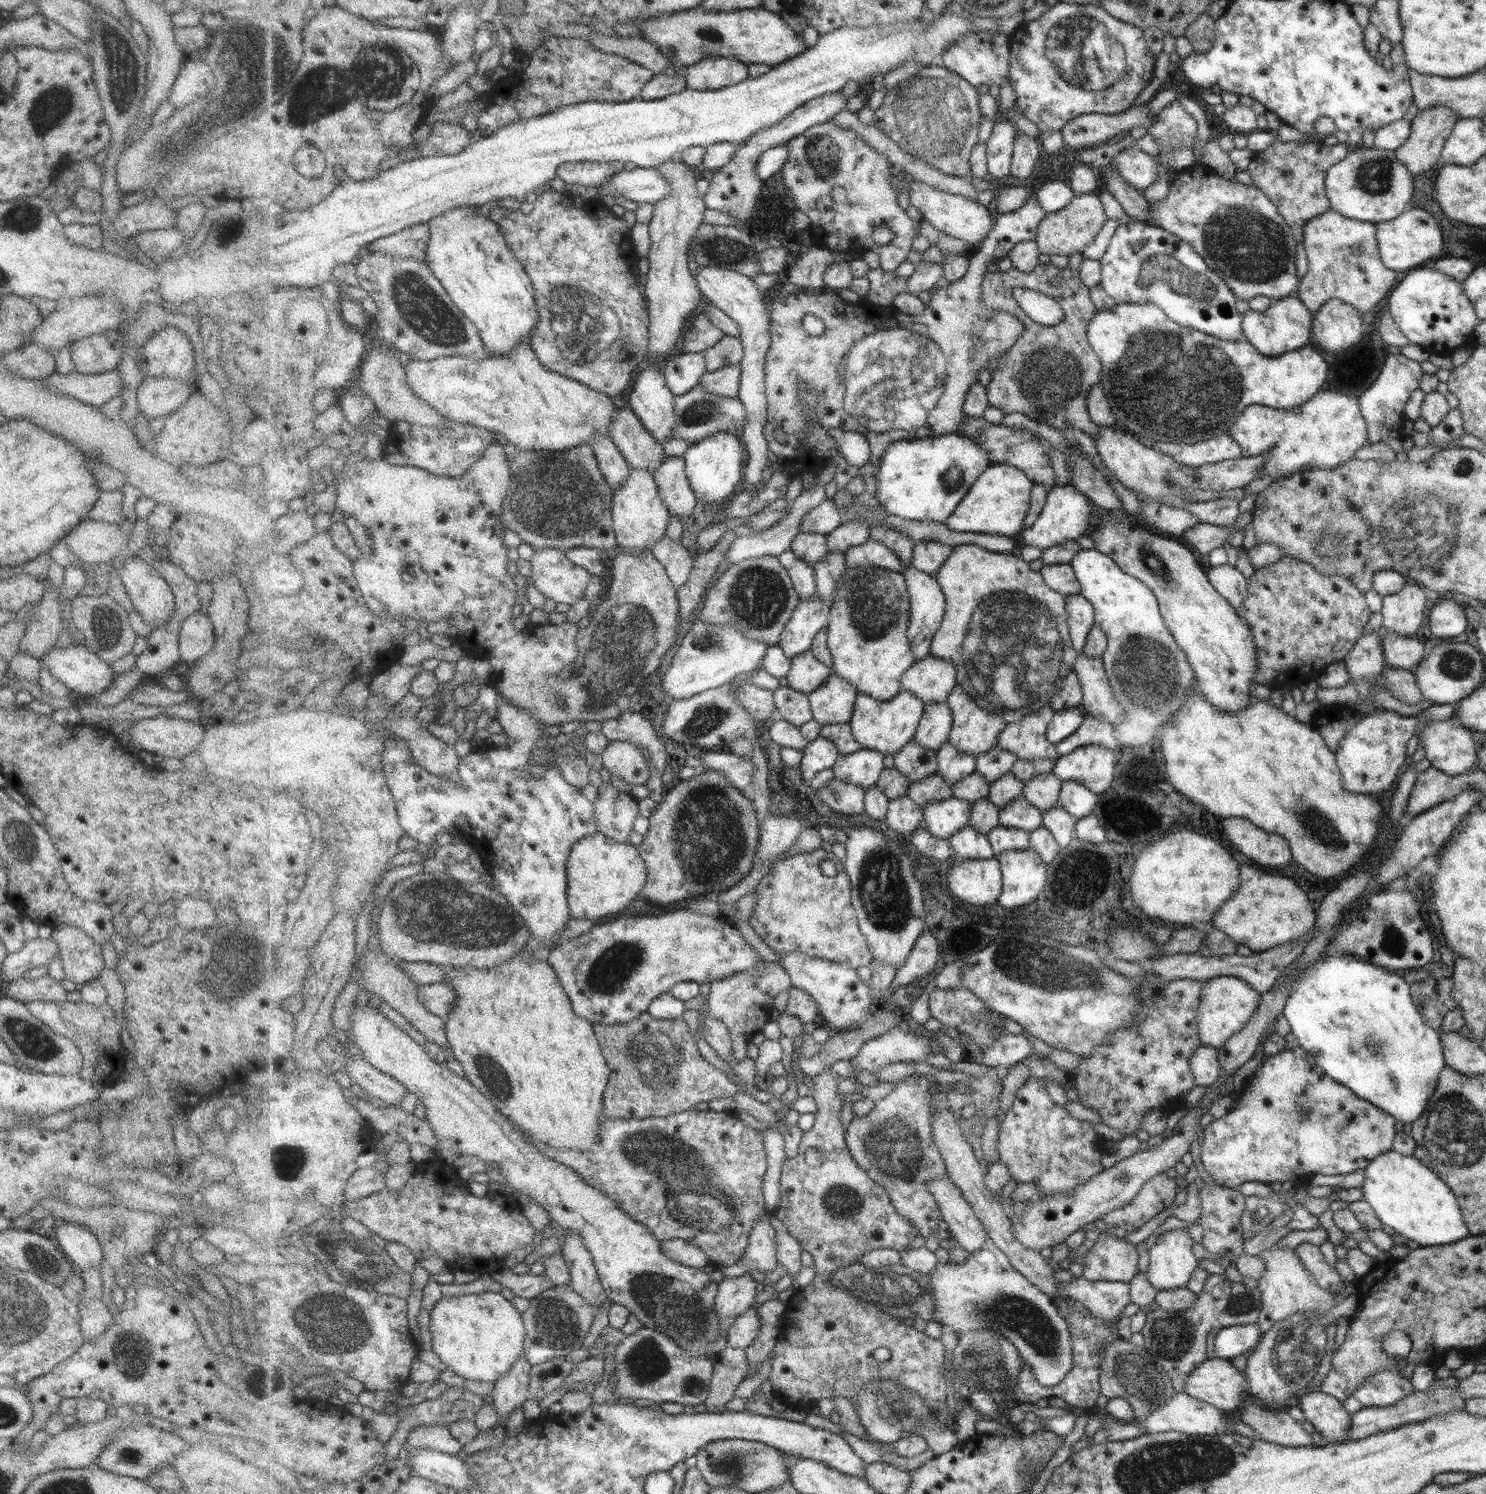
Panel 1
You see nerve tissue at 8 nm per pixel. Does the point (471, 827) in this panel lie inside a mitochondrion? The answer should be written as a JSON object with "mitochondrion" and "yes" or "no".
{"mitochondrion":"no"}

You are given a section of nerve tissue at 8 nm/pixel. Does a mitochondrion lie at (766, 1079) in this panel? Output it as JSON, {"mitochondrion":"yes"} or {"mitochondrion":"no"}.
{"mitochondrion":"no"}

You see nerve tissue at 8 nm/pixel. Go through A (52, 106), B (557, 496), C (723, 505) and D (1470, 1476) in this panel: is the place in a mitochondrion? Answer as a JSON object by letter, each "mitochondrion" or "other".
{"A":"mitochondrion","B":"mitochondrion","C":"other","D":"other"}

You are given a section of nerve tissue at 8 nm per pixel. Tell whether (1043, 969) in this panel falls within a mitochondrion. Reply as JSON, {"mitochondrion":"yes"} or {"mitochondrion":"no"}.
{"mitochondrion":"yes"}

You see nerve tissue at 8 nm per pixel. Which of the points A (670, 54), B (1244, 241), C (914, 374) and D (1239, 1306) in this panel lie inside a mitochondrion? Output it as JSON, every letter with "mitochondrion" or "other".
{"A":"other","B":"mitochondrion","C":"mitochondrion","D":"mitochondrion"}

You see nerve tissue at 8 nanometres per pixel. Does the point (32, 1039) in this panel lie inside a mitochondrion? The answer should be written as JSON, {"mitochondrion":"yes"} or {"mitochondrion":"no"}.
{"mitochondrion":"yes"}

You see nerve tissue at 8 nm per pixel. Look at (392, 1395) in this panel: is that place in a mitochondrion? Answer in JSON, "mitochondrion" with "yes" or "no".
{"mitochondrion":"no"}

